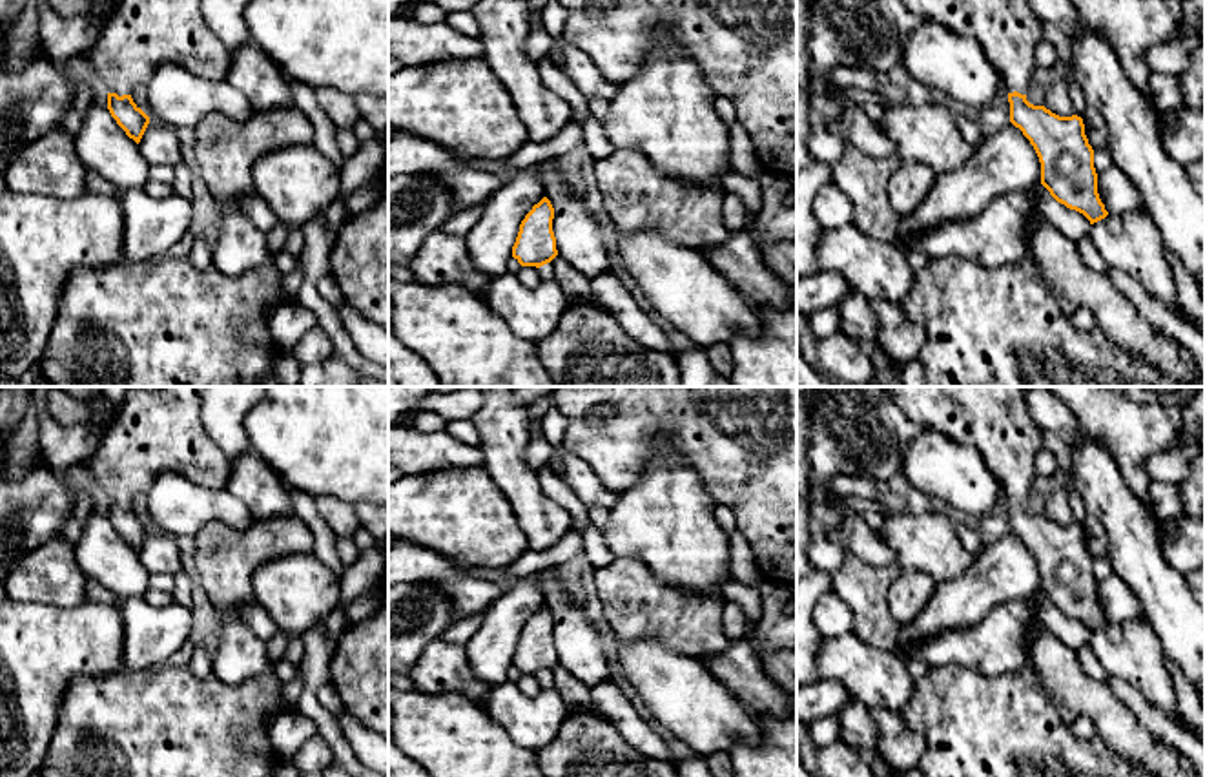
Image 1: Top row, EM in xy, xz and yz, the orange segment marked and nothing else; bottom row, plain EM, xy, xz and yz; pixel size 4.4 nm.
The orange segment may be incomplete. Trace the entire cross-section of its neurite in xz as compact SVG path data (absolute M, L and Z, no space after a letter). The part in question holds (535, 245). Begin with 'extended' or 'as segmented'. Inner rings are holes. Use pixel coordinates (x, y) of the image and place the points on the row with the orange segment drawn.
as segmented | M543 197L521 221L512 246L512 257L521 266L540 268L558 255L552 219L554 208L551 201Z

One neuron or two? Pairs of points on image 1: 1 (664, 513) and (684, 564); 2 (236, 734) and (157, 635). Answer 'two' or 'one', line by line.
1: one
2: two

